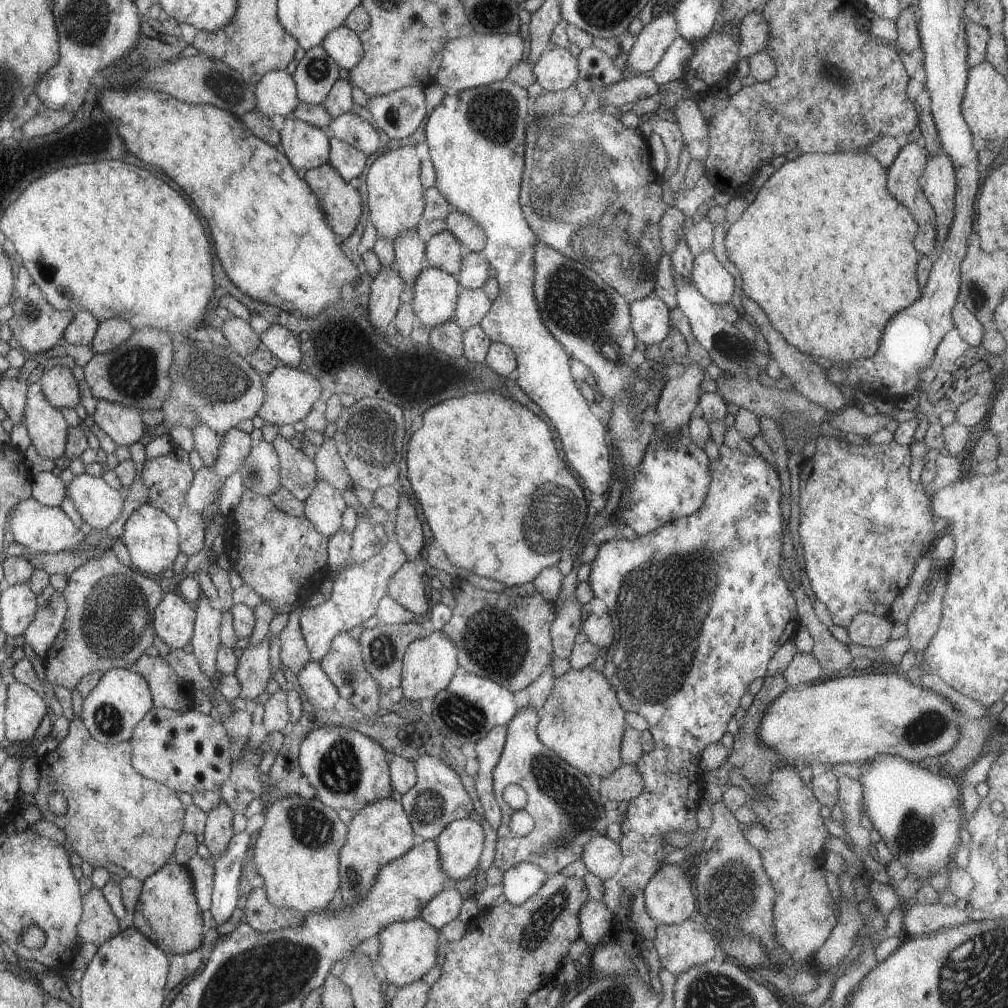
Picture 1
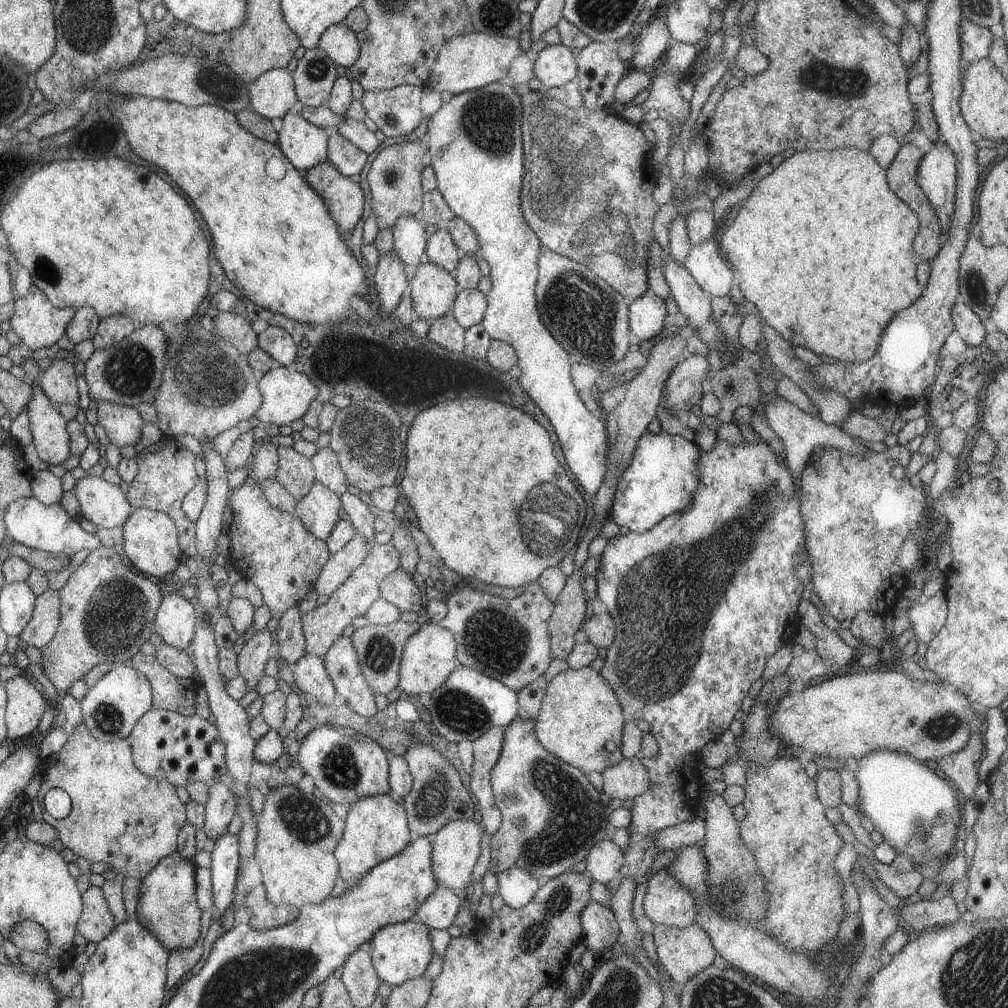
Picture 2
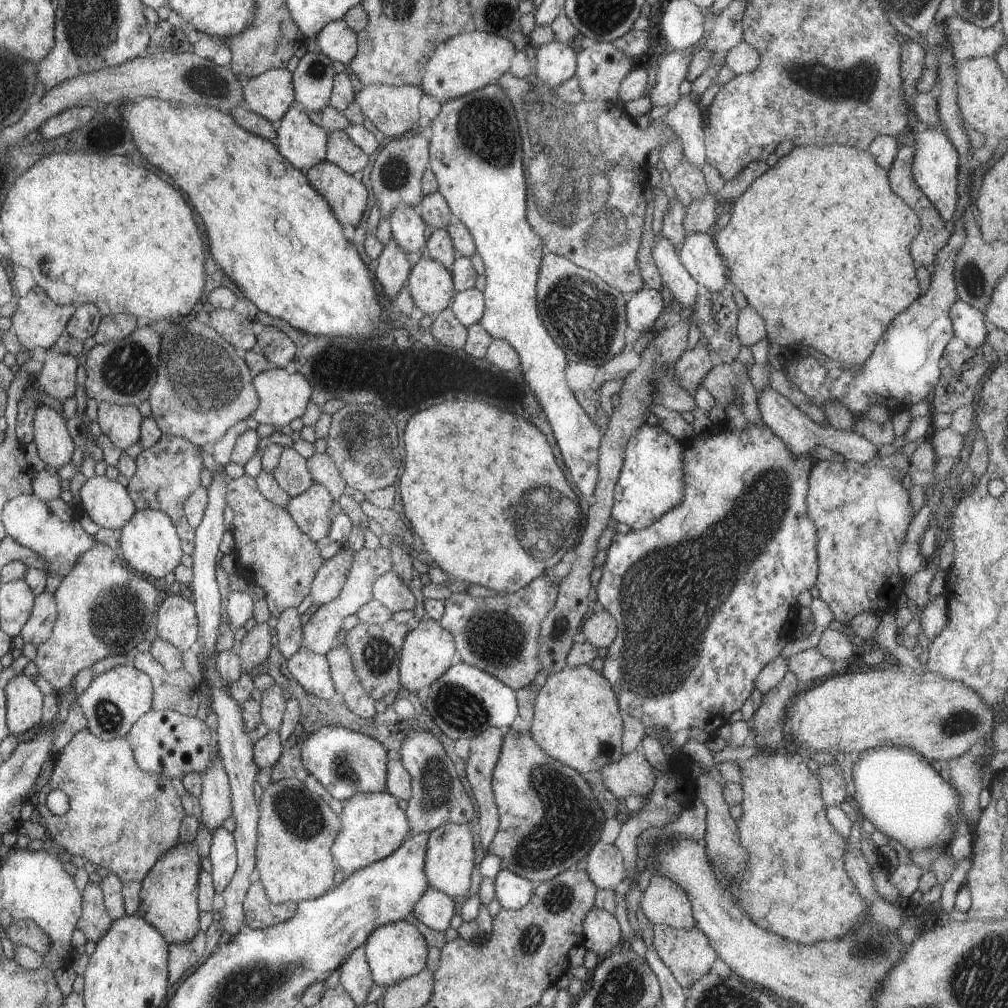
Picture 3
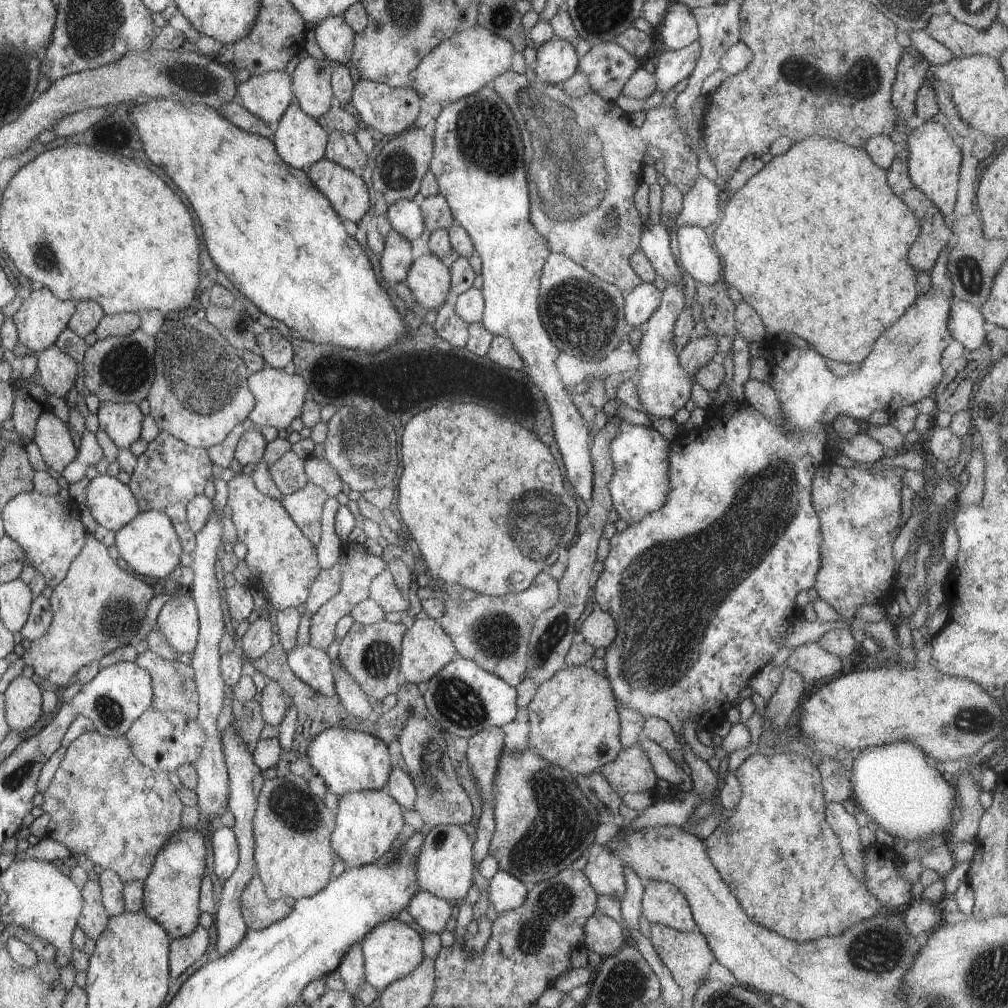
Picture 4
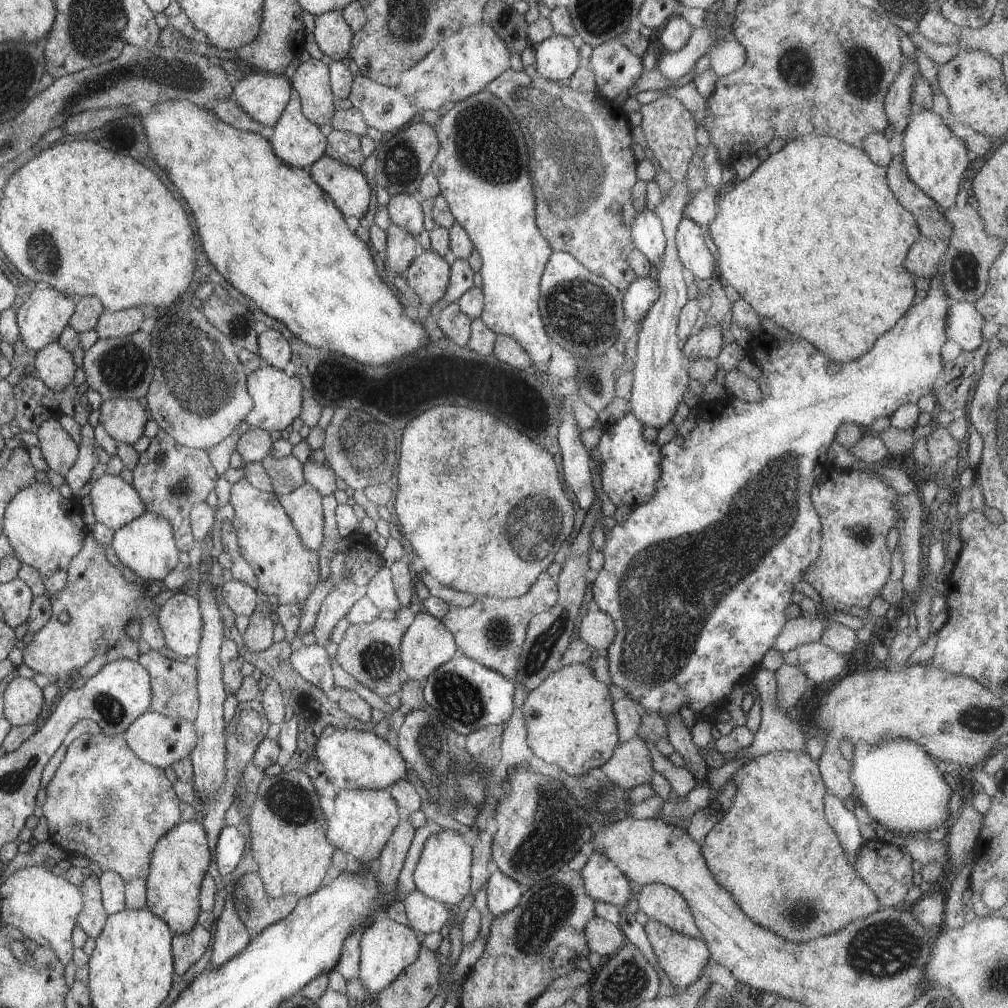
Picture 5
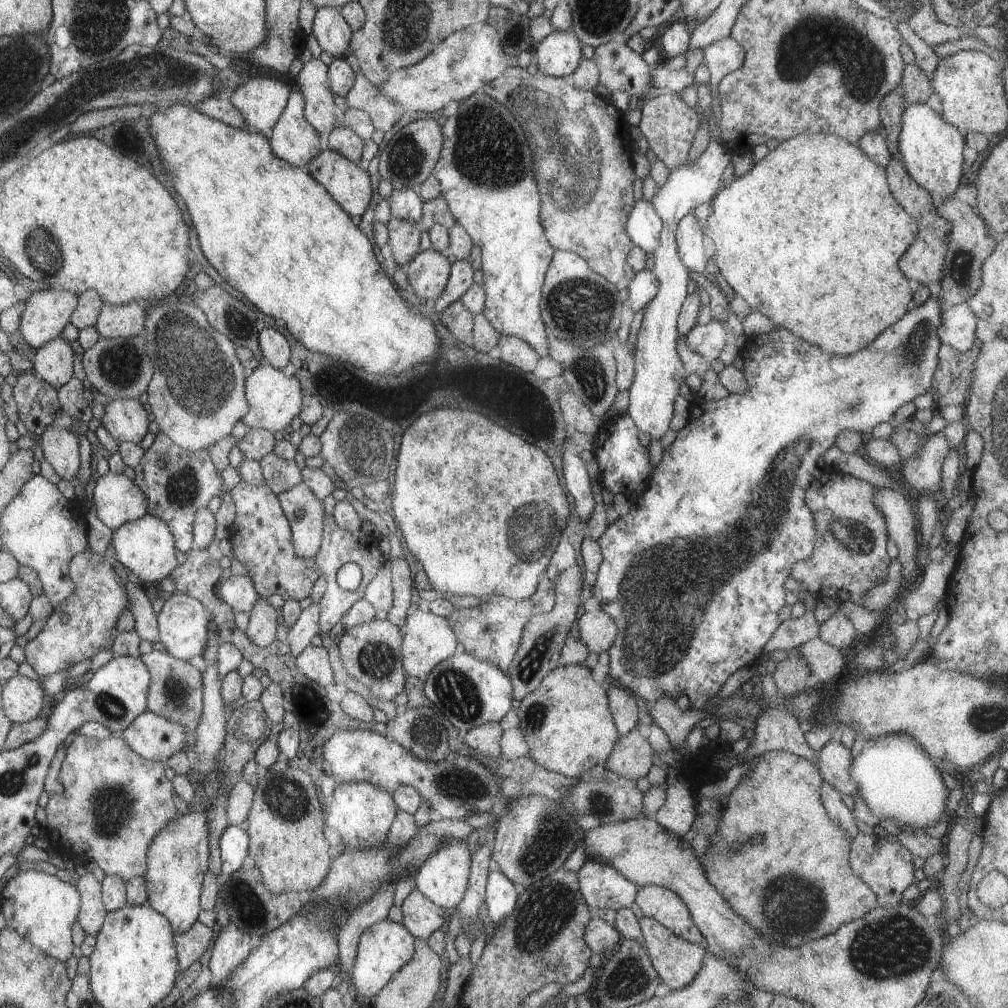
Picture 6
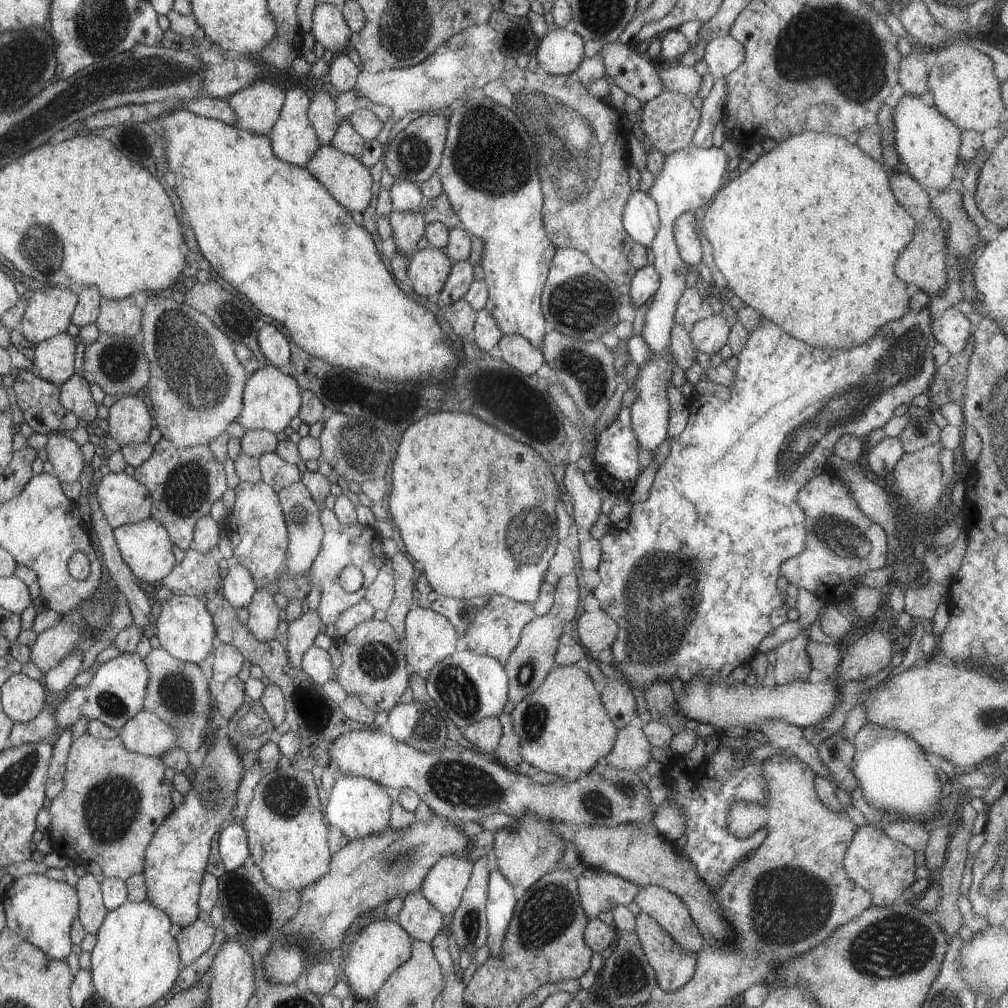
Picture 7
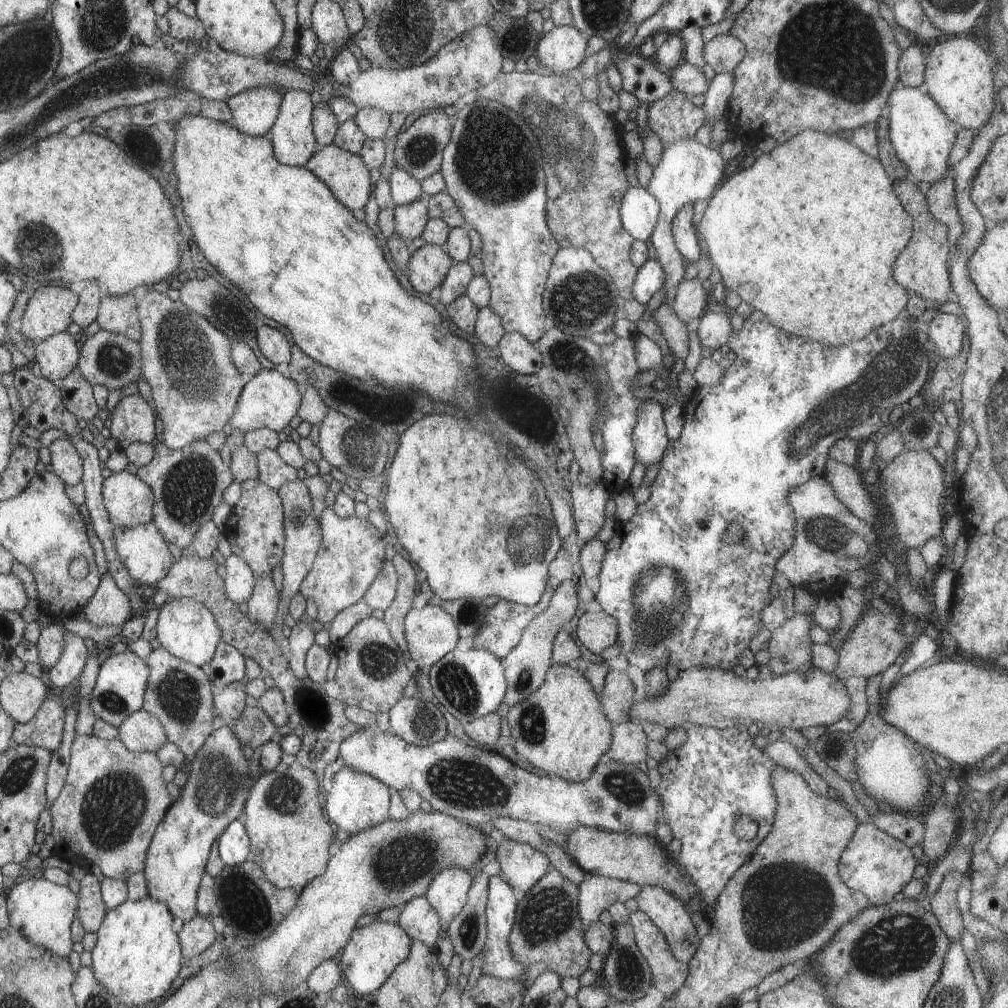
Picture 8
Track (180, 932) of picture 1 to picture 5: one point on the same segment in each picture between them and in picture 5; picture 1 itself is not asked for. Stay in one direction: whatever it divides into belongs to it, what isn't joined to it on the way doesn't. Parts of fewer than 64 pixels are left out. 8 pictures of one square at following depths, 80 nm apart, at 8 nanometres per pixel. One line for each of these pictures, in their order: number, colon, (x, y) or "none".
2: (168, 902)
3: (169, 897)
4: (171, 891)
5: (181, 861)

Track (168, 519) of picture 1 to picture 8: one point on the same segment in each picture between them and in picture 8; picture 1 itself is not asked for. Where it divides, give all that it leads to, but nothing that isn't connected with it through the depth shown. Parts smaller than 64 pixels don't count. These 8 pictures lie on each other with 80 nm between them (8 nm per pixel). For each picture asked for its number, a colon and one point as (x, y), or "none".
2: (150, 537)
3: (149, 542)
4: (148, 544)
5: (147, 546)
6: (144, 546)
7: (146, 547)
8: (143, 551)

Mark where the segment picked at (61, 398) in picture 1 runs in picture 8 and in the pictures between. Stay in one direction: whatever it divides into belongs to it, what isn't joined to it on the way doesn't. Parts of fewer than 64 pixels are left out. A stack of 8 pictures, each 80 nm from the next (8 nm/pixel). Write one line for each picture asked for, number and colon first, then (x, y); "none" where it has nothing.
2: (59, 381)
3: (57, 378)
4: (56, 373)
5: (53, 365)
6: (53, 362)
7: (54, 359)
8: (56, 357)

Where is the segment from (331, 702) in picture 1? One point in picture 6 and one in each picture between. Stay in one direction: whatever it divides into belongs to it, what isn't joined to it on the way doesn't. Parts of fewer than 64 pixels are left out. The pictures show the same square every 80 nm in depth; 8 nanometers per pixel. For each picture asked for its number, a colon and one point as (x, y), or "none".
2: (310, 675)
3: (311, 670)
4: (313, 666)
5: (311, 662)
6: (313, 662)

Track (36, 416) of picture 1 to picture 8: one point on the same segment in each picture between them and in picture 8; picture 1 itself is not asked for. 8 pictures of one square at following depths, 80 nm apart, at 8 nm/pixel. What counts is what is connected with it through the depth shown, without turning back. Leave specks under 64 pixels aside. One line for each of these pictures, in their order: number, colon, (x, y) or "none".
2: (48, 429)
3: (54, 443)
4: (52, 438)
5: (59, 450)
6: (60, 448)
7: (64, 454)
8: (66, 463)

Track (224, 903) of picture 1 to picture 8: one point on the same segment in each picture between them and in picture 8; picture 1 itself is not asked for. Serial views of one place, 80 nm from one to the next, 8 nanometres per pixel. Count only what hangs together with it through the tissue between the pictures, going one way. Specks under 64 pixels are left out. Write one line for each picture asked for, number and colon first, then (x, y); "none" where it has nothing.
2: (225, 856)
3: (223, 855)
4: (224, 842)
5: (233, 841)
6: (233, 844)
7: (233, 843)
8: (233, 847)

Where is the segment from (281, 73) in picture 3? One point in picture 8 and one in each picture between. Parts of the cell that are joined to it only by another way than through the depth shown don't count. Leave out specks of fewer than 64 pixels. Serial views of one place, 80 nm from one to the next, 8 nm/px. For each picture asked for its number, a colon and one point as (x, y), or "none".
4: (267, 96)
5: (265, 97)
6: (261, 100)
7: (258, 106)
8: (254, 112)

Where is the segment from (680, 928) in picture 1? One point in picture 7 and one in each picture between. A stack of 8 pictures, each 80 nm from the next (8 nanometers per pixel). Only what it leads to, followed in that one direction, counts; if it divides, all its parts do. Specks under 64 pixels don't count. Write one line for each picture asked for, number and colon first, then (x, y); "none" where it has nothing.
2: (684, 952)
3: (688, 954)
4: (687, 956)
5: (681, 958)
6: (677, 962)
7: (674, 968)

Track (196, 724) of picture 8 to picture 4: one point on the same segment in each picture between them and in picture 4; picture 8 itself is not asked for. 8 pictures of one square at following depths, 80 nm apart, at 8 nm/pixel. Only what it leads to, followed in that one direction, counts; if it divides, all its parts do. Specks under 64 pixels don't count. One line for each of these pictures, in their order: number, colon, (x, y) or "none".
4: (173, 685)
5: (173, 684)
6: (175, 692)
7: (177, 692)

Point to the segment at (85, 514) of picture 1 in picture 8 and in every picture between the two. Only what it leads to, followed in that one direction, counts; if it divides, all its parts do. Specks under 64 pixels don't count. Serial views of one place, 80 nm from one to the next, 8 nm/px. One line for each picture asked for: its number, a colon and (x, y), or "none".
2: (104, 504)
3: (107, 503)
4: (112, 504)
5: (116, 503)
6: (117, 500)
7: (124, 500)
8: (129, 501)

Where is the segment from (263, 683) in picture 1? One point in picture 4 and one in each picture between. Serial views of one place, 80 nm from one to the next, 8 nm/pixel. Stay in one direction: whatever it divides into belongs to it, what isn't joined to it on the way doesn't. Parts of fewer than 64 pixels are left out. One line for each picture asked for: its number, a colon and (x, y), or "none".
2: (251, 660)
3: (257, 645)
4: (260, 637)

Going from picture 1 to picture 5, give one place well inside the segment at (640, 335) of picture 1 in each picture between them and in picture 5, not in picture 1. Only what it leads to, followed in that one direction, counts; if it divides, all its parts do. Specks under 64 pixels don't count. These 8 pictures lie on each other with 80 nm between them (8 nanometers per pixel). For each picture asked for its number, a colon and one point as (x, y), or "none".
2: (646, 314)
3: (646, 305)
4: (639, 305)
5: (643, 292)

